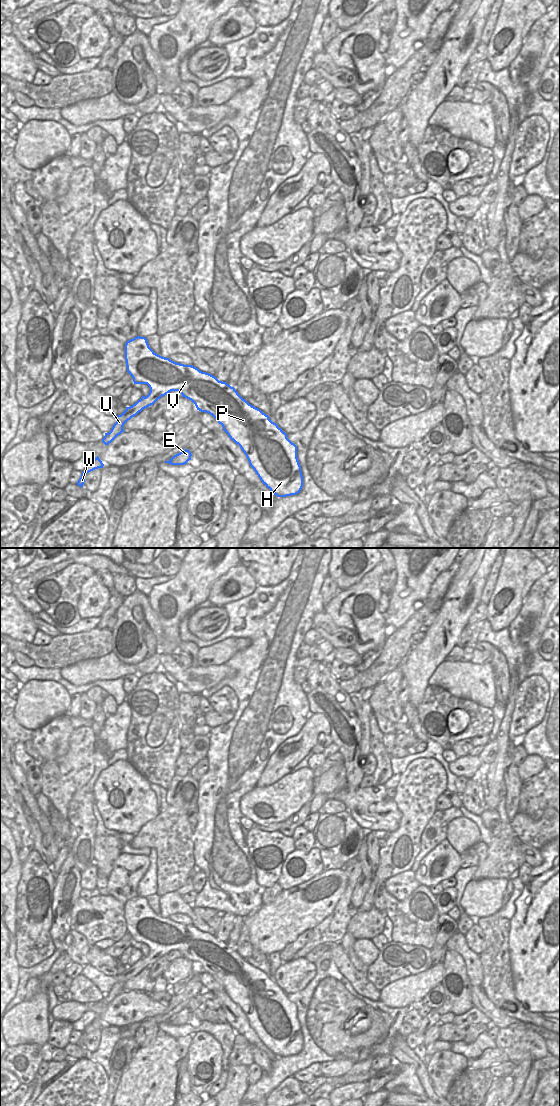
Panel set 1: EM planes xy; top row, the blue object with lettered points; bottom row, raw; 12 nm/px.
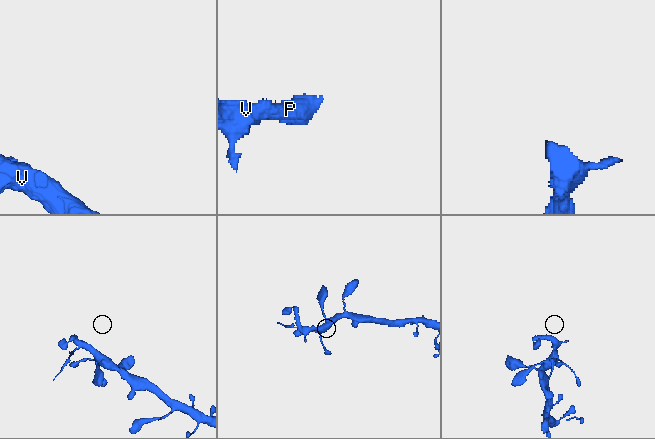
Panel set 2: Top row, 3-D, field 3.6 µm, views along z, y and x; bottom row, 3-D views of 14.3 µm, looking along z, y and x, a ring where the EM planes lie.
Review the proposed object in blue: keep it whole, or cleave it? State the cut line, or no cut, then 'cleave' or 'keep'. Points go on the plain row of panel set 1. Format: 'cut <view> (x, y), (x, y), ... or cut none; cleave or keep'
cut xy (102, 999), (109, 1002); cleave

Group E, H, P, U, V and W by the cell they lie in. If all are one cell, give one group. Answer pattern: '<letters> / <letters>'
E H P U V / W

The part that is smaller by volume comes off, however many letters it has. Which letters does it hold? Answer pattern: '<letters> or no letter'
W

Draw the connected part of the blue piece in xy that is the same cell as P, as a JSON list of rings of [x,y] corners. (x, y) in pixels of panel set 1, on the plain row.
[[[137,896],[126,902],[125,920],[127,932],[132,936],[134,944],[147,944],[150,952],[132,966],[126,967],[121,975],[113,976],[116,983],[109,993],[105,993],[103,1001],[111,1003],[118,995],[125,992],[123,986],[128,980],[169,952],[179,951],[182,957],[195,964],[197,970],[209,973],[222,985],[230,999],[240,1006],[262,1043],[274,1055],[286,1057],[301,1051],[303,1036],[297,1018],[297,1006],[287,998],[287,994],[276,983],[269,979],[268,975],[249,964],[234,947],[192,925],[176,923],[156,914],[149,907],[145,897]]]

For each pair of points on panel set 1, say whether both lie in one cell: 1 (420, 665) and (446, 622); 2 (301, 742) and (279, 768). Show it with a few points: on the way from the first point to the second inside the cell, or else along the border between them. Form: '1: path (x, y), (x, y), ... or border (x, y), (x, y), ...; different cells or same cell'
1: path (429, 654), (442, 637), (442, 633); same cell
2: path (298, 748), (284, 762); same cell

